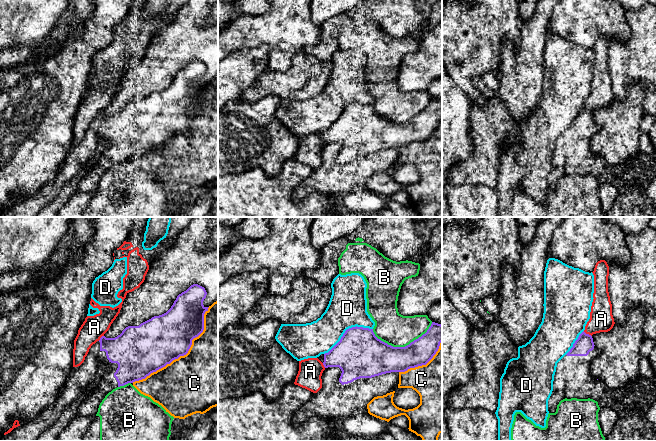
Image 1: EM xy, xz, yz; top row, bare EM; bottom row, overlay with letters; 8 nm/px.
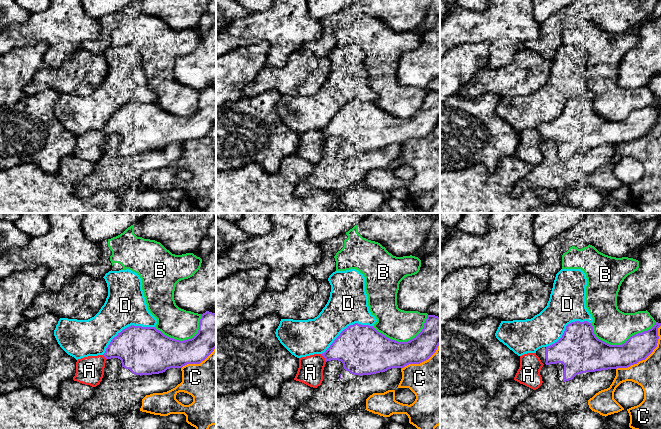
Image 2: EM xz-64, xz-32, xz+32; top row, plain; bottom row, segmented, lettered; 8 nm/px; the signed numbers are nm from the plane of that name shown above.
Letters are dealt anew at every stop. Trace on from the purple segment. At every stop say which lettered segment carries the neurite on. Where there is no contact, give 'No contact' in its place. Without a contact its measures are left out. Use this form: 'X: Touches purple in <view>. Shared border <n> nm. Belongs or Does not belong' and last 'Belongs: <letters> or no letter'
A: Touches purple in yz. Shared border 80 nm. Does not belong
B: Touches purple in xz. Shared border 500 nm. Does not belong
C: Touches purple in xy. Shared border 850 nm. Does not belong
D: Touches purple in xz. Shared border 440 nm. Does not belong
Belongs: no letter

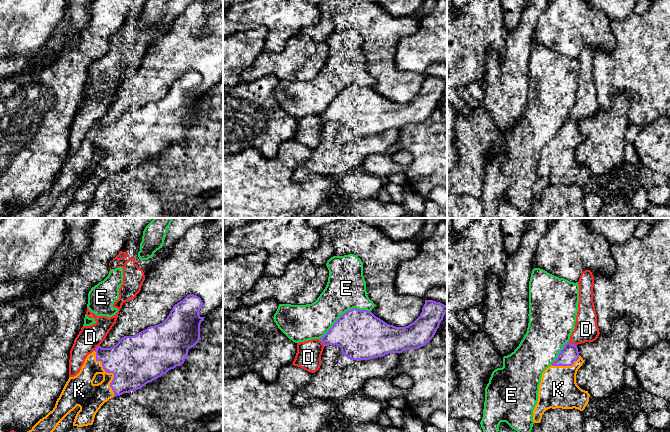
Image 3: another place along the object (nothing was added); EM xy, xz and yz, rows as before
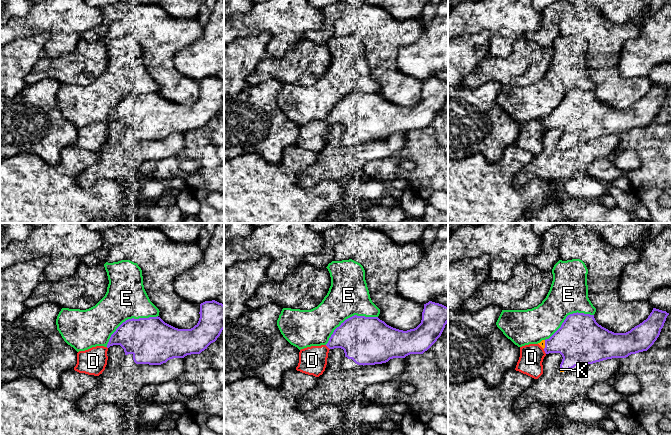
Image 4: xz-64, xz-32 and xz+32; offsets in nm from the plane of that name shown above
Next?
D: Touches purple in yz. Shared border 80 nm. Does not belong
E: Touches purple in xz. Shared border 480 nm. Does not belong
K: Touches purple in xy. Shared border 400 nm. Belongs
Belongs: K

